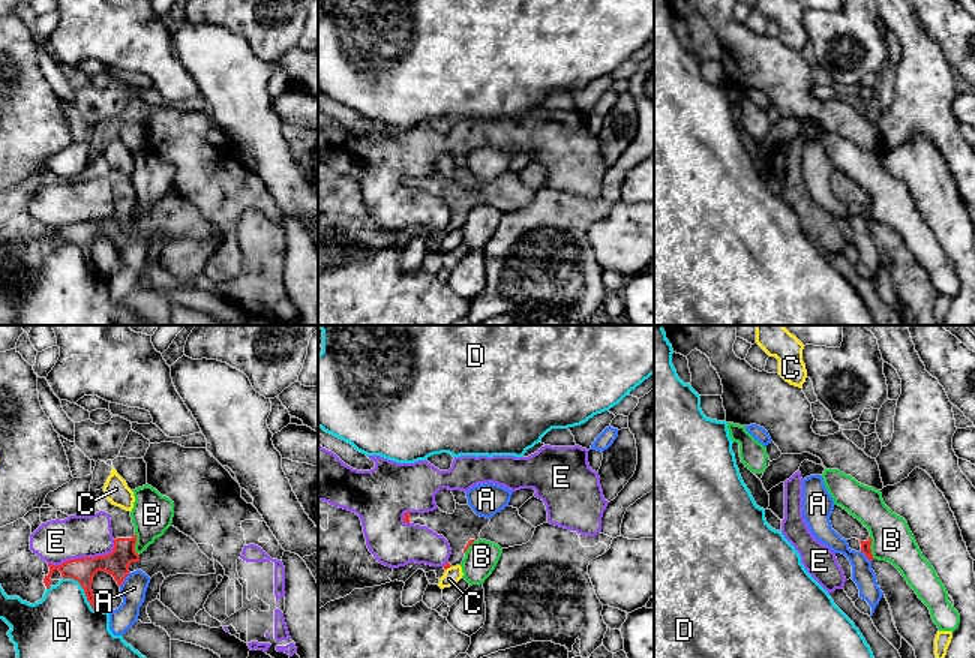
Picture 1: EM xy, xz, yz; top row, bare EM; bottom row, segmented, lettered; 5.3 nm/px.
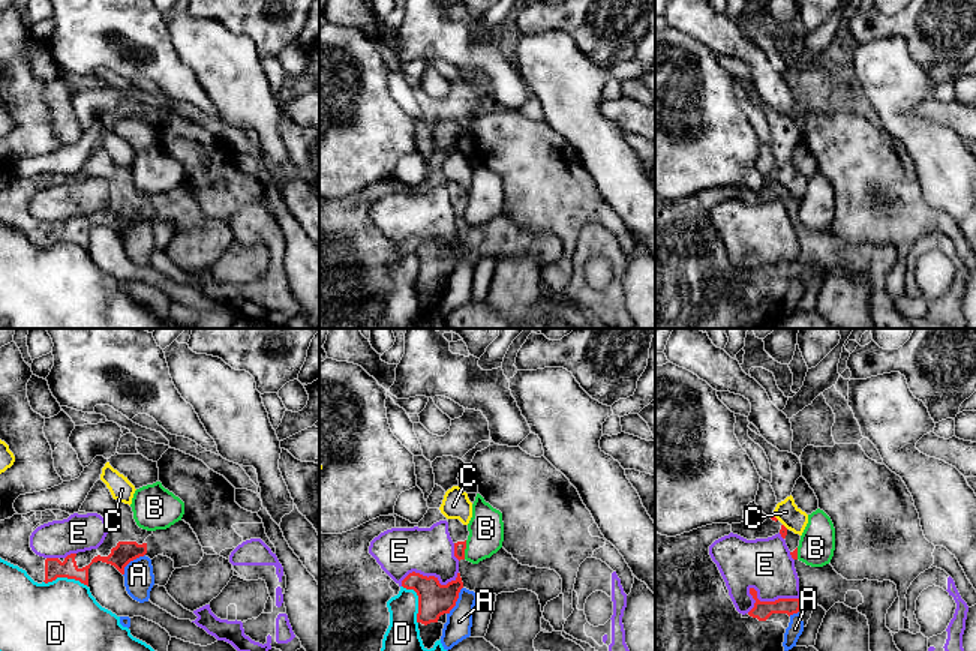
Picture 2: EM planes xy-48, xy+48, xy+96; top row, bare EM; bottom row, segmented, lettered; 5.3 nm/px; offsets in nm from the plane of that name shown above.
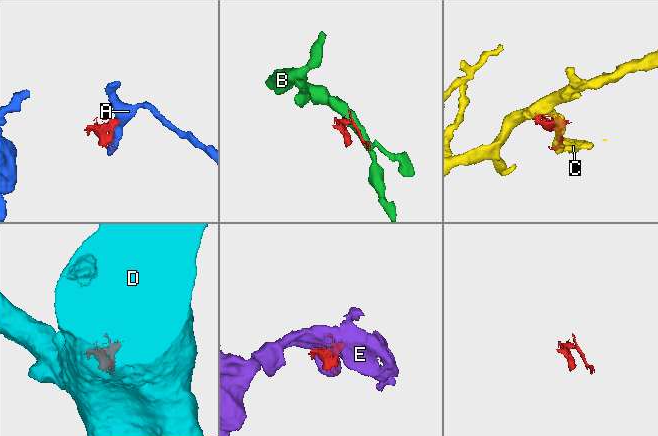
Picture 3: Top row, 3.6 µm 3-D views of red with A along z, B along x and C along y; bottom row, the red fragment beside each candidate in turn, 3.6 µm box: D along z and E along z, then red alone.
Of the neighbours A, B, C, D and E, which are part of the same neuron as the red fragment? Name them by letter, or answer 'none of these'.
none of these

